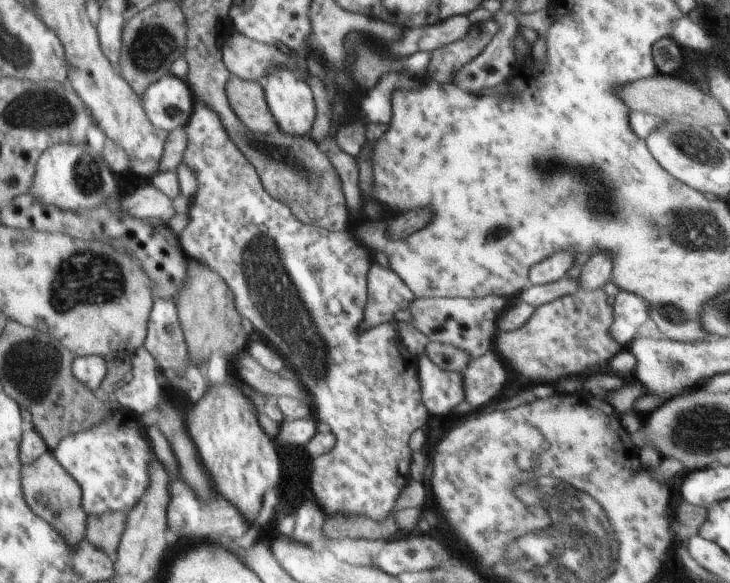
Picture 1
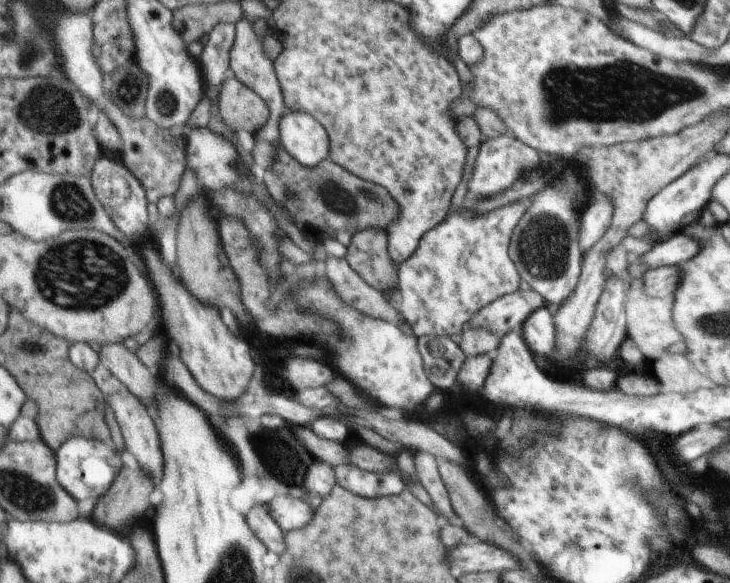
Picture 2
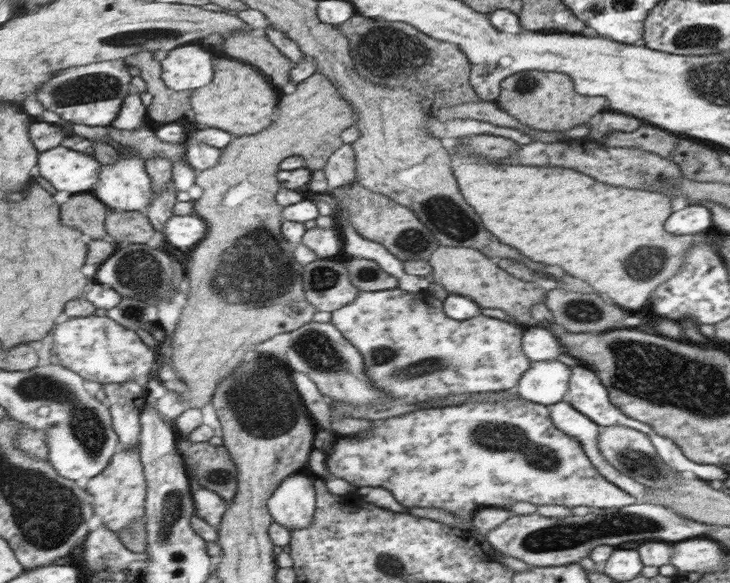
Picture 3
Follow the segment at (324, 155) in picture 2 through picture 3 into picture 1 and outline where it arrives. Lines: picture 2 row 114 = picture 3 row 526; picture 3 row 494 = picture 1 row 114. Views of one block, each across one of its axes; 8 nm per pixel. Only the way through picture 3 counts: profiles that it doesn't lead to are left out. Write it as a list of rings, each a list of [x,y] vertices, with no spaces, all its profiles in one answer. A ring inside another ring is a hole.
[[[277,67],[267,74],[263,89],[266,91],[270,112],[280,131],[291,137],[310,134],[315,124],[315,95],[304,76],[298,78],[298,74],[291,67]]]

